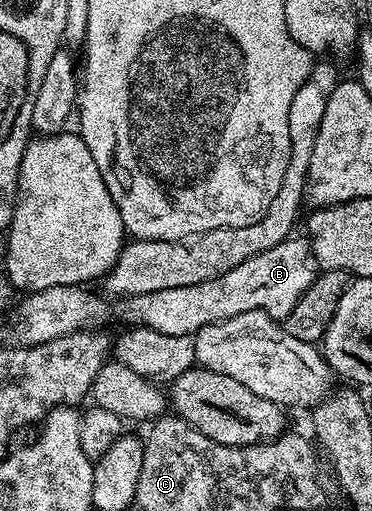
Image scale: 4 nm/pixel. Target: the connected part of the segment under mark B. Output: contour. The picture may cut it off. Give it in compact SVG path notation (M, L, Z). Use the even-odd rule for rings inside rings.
M289 236L284 241L242 260L238 268L230 268L217 278L206 280L193 286L166 288L162 292L129 294L121 297L116 306L116 314L129 327L145 326L154 332L166 332L170 336L192 336L204 326L215 322L225 322L242 312L261 310L271 318L282 320L294 308L306 288L318 273L316 259L312 257L312 247L303 237Z

